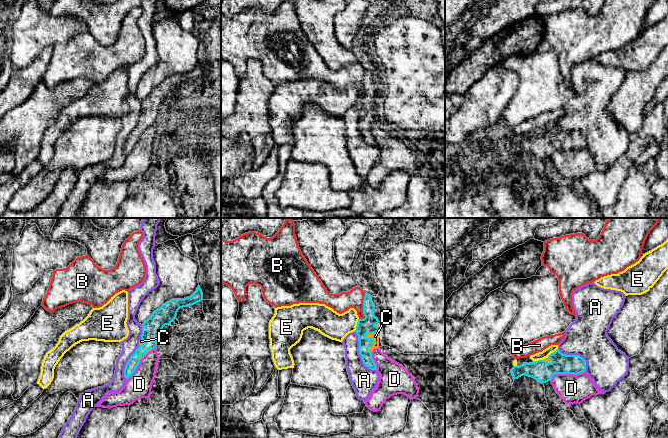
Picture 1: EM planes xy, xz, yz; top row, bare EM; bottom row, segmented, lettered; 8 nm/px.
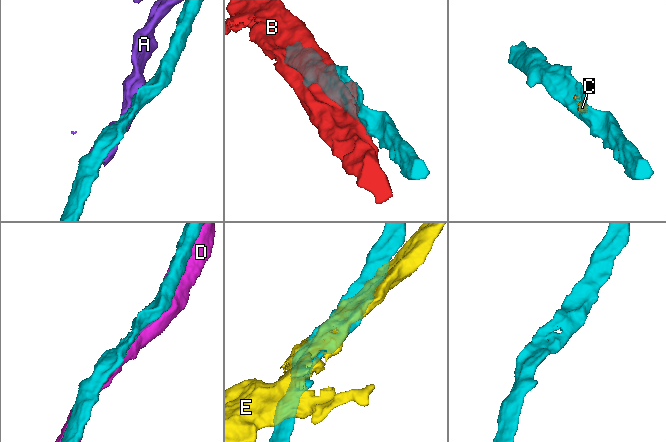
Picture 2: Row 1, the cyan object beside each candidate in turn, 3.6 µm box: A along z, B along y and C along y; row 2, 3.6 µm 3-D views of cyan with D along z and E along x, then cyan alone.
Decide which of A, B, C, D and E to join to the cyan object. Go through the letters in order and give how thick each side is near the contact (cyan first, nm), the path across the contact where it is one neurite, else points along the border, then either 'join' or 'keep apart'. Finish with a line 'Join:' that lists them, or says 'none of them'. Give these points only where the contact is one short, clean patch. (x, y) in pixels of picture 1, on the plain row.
A: 130 nm thick on the cyan side, 200 nm on the other; keep apart
B: 130 nm thick on the cyan side, 150 nm on the other; border along xz (365, 69), (363, 76), (364, 93), (359, 95); keep apart
C: 130 nm thick on the cyan side, 60 nm on the other; join
D: 170 nm thick on the cyan side, 220 nm on the other; keep apart
E: 130 nm thick on the cyan side, 220 nm on the other; keep apart
Join: C

